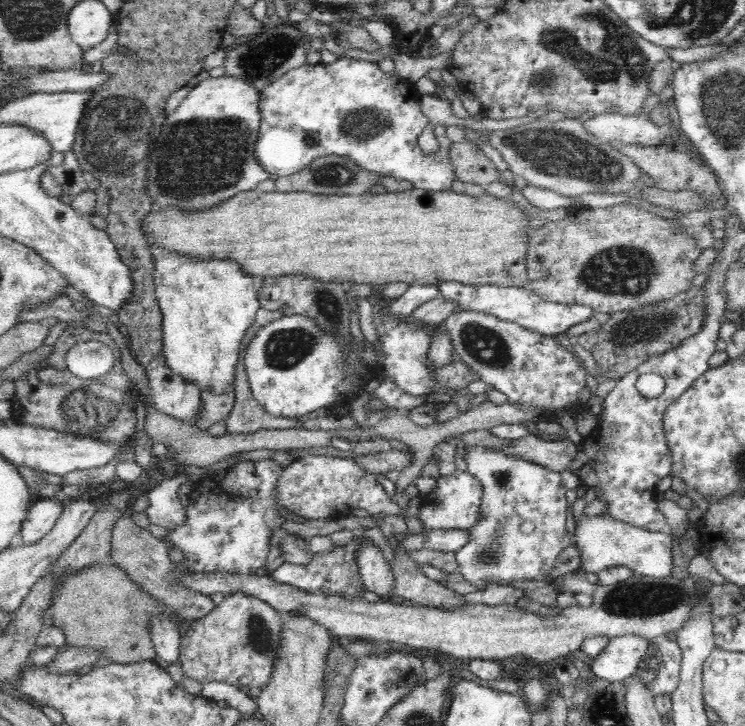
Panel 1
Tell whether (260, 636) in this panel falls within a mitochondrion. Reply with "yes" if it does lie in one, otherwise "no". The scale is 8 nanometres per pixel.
yes

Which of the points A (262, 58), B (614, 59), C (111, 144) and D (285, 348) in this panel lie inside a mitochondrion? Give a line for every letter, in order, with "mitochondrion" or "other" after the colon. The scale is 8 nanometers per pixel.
A: mitochondrion
B: mitochondrion
C: mitochondrion
D: mitochondrion

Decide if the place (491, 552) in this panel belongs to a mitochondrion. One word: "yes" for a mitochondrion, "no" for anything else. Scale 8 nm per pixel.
yes

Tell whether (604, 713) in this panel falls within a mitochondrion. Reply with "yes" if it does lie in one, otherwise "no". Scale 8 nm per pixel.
yes

